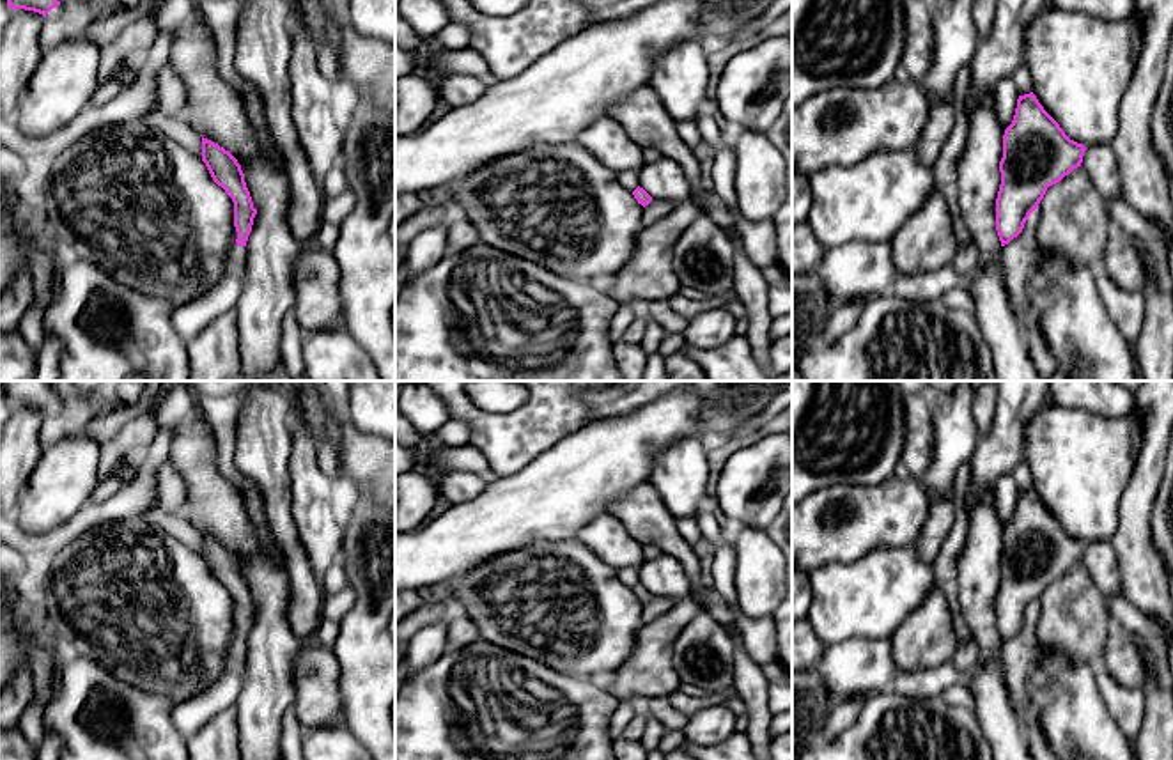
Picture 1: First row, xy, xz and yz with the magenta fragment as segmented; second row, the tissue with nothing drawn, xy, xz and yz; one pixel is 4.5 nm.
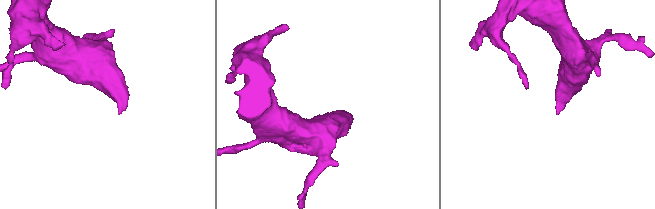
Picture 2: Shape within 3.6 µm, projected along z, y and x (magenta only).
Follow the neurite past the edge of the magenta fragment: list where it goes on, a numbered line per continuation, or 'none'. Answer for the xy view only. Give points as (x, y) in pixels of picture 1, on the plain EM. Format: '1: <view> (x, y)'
1: xy (238, 651)

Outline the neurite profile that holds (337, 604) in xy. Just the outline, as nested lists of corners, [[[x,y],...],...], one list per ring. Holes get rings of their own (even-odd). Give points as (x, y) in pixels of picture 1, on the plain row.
[[[347,585],[346,588],[328,593],[322,604],[322,618],[340,622],[356,601],[356,592]]]

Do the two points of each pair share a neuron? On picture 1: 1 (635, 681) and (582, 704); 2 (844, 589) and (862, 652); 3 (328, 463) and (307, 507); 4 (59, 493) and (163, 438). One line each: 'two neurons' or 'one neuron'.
1: two neurons
2: two neurons
3: two neurons
4: two neurons

